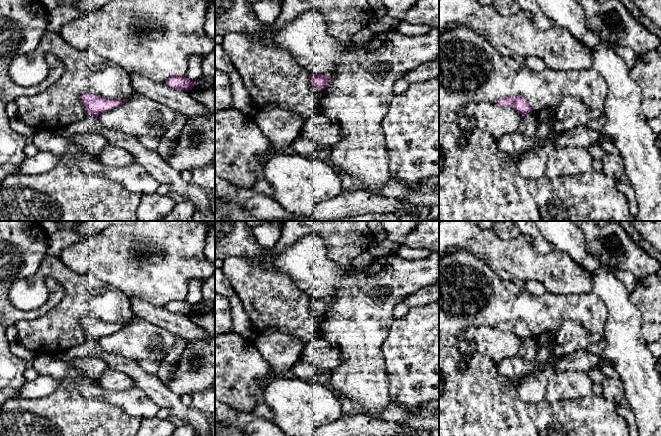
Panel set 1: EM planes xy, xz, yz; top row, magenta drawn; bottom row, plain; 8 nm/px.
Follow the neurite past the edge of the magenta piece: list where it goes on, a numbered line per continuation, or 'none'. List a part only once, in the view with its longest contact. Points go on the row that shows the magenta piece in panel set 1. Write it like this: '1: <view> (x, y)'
1: xy (150, 160)

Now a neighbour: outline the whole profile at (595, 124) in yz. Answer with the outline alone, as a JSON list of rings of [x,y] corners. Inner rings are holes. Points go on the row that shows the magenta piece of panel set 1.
[[[603,114],[601,117],[597,118],[597,119],[589,120],[588,123],[586,124],[586,126],[592,130],[600,131],[601,128],[603,127],[603,125],[605,124],[605,122],[606,122],[606,117]]]

